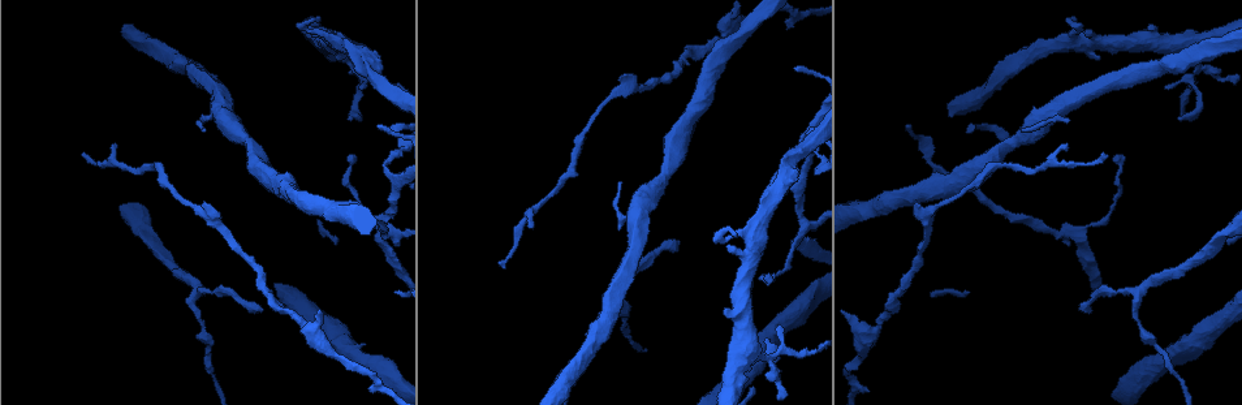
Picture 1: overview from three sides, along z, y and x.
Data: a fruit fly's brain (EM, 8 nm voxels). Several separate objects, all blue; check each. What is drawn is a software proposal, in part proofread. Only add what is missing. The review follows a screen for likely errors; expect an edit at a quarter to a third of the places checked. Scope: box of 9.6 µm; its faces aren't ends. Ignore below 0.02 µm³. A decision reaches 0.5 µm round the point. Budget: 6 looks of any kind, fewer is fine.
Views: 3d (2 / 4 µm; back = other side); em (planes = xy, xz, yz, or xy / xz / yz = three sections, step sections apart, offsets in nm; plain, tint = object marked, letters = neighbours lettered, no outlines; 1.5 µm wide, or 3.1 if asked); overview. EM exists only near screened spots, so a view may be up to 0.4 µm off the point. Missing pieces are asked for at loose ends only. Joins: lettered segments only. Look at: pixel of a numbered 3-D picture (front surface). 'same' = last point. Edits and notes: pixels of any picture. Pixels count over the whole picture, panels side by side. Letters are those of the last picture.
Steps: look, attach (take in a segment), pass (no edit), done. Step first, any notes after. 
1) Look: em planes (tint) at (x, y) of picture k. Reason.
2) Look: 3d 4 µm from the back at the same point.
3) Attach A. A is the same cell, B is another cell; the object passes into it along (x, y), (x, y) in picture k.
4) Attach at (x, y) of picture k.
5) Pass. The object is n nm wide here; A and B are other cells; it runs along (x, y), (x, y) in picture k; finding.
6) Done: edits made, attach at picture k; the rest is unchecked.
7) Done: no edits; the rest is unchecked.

Look: 3d 4 µm at (908, 125) of picture 1. Thin end.

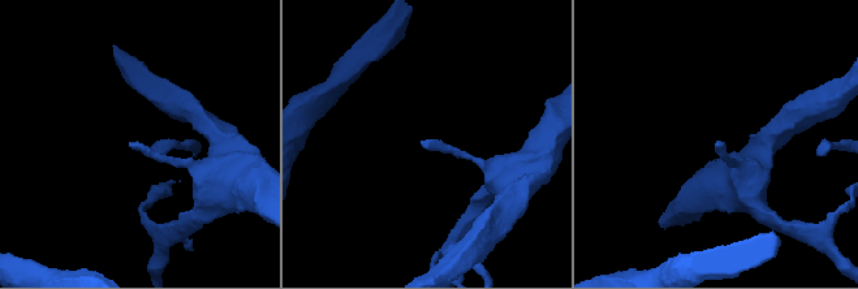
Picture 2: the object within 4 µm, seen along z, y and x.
Look: em xy step 8 (letters) at (716, 145) of picture 2. Shape alone is not enough.

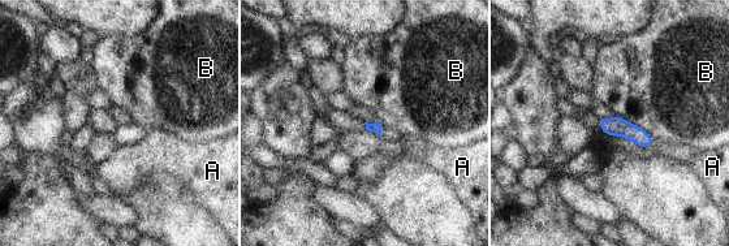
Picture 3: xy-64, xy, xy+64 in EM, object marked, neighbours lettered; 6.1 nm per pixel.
Look: em planes (letters) at the same point.

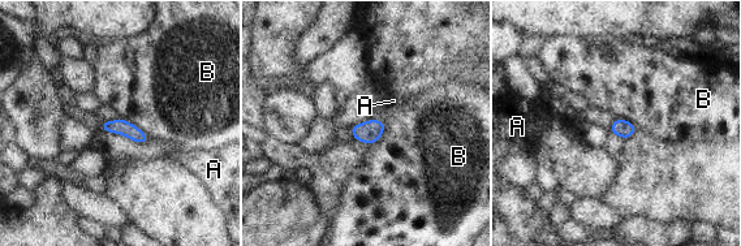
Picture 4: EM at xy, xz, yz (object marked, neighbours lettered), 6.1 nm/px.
Pass. The longest contact is with B, 240 nm; A and B are other cells; none of them fits.

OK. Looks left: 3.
Look: em xz step 4 (letters) at (351, 161) of picture 1. Tapers out.

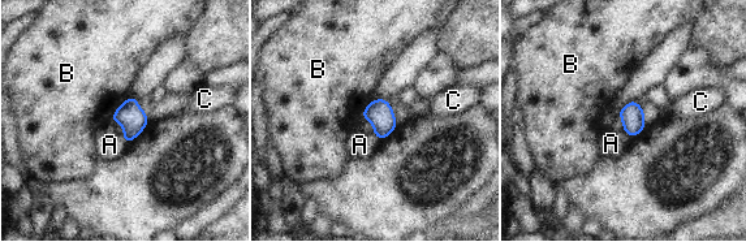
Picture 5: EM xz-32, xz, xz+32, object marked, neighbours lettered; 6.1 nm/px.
Look: em planes (letters) at the same point. Another direction.

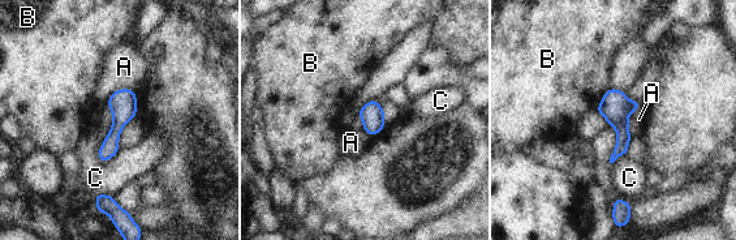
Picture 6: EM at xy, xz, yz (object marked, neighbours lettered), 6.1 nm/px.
Pass. A, B and C are other cells; a border runs along (641, 103), (629, 116), (629, 133) in picture 6; none of them fits.

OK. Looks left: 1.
Look: em planes (letters) at (203, 127) of picture 1. Branch stops here.

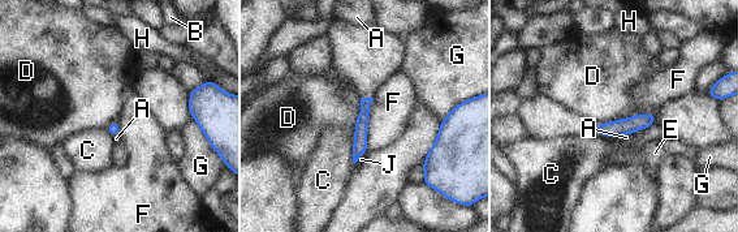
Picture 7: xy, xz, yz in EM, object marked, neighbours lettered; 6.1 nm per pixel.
Pass. The object is 80 nm wide here; A, B, C, D, E, F, G, H and J are other cells; it runs along (367, 101), (361, 145), (355, 155) in picture 7; none of them fits.

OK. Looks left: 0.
Done: no edits; the rest is unchecked.

